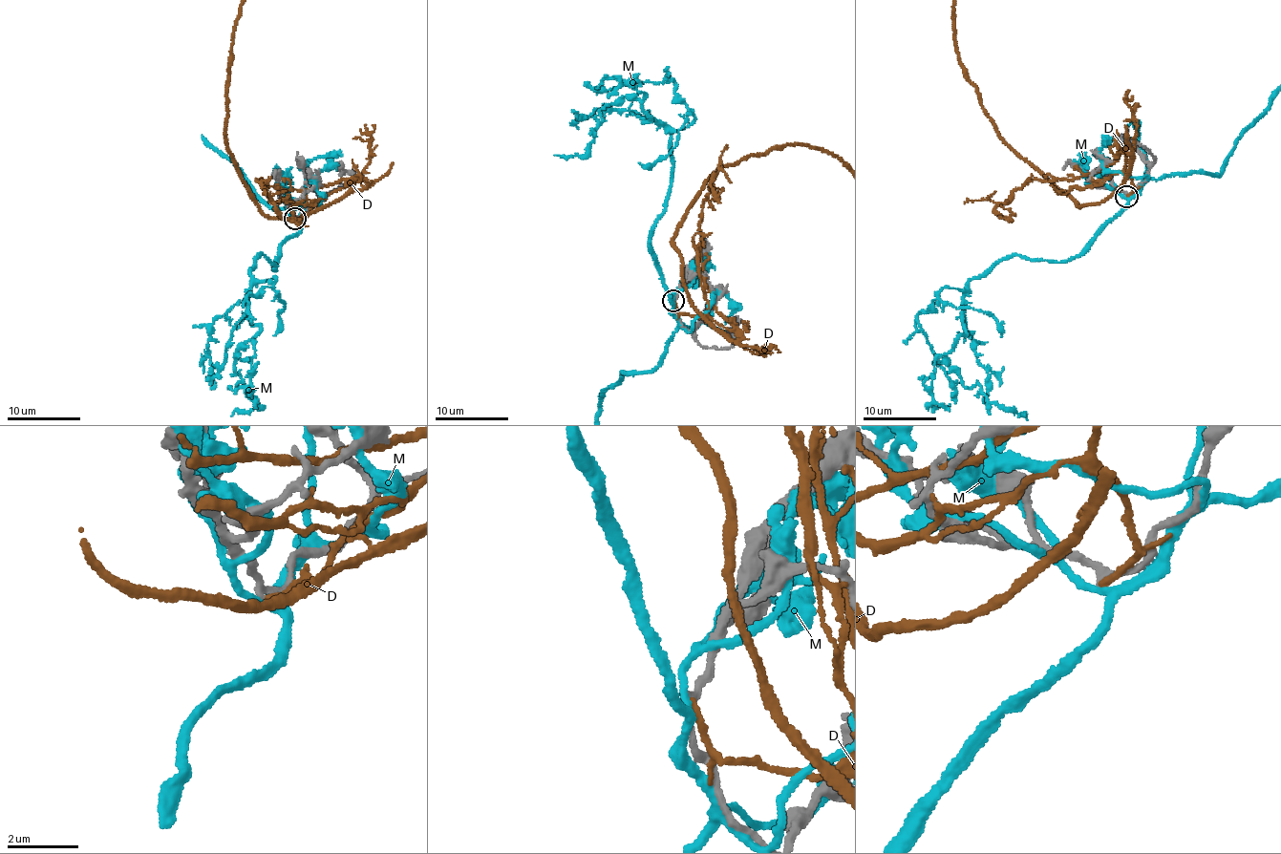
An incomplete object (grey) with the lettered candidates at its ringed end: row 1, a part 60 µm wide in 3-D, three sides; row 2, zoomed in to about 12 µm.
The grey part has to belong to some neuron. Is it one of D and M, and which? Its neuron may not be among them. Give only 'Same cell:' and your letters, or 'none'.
Same cell: none

